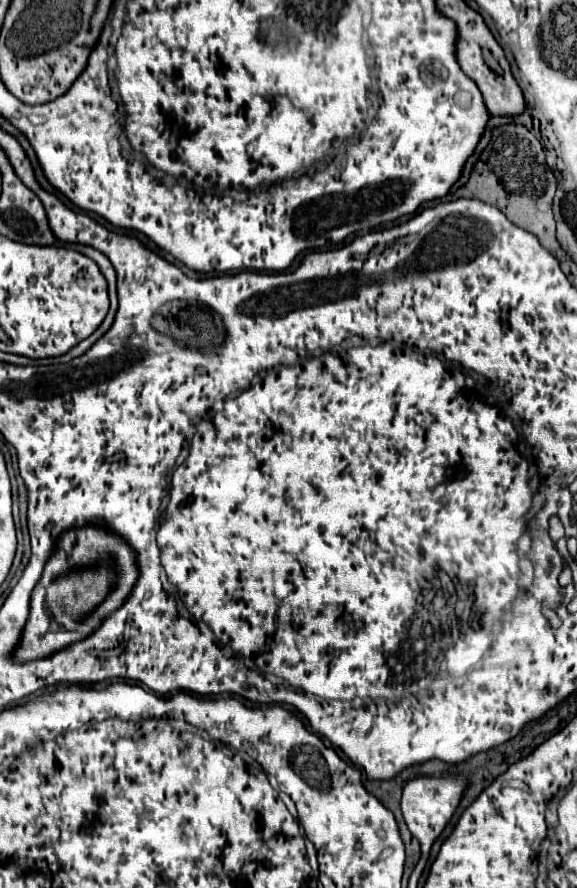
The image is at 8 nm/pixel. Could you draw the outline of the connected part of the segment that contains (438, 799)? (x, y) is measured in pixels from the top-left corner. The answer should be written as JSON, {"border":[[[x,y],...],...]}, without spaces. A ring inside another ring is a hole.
{"border":[[[427,775],[415,777],[403,787],[401,813],[403,813],[407,829],[411,831],[413,837],[419,839],[423,851],[431,849],[433,841],[441,835],[441,831],[449,823],[451,815],[455,813],[459,801],[461,801],[461,795],[463,795],[465,787],[467,787],[465,777],[451,777],[449,779],[449,777],[427,777]]]}

